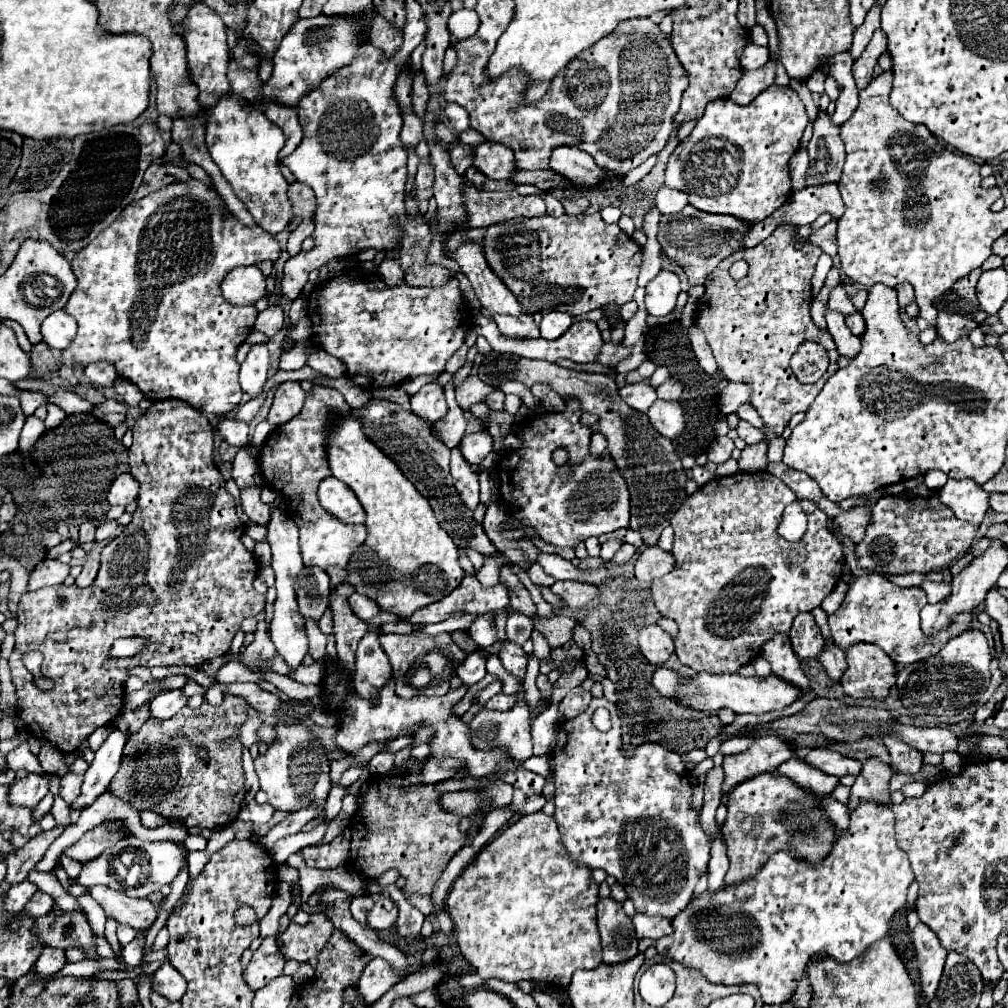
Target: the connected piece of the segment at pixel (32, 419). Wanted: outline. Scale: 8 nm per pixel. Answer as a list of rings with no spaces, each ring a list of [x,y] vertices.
[[[29,416],[23,432],[21,432],[21,440],[19,440],[19,450],[31,450],[31,446],[37,442],[37,438],[45,432],[45,424],[43,420],[39,420],[37,416]]]

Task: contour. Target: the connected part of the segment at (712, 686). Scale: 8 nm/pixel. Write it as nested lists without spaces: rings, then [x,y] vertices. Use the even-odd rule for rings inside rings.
[[[657,666],[653,674],[653,686],[663,694],[665,698],[671,698],[675,702],[681,702],[687,708],[705,712],[705,714],[717,714],[721,708],[731,708],[735,714],[765,714],[765,712],[775,712],[787,708],[791,702],[799,698],[799,690],[795,686],[787,686],[785,680],[777,676],[767,676],[767,678],[745,678],[741,674],[713,674],[713,672],[699,672],[689,678],[689,682],[681,684],[679,676],[675,670]]]

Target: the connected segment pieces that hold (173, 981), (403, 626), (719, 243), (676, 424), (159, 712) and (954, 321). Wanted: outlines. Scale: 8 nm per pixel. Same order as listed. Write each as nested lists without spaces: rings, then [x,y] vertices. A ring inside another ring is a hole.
[[[165,962],[155,974],[153,974],[153,990],[165,996],[169,1002],[179,1002],[187,990],[187,982],[183,976],[179,976],[177,970],[169,962]]]
[[[393,622],[393,624],[385,624],[381,626],[383,632],[397,632],[397,634],[411,634],[413,632],[413,624],[409,622]]]
[[[687,204],[679,214],[661,218],[657,242],[661,244],[661,250],[669,258],[679,258],[679,262],[687,262],[685,274],[687,274],[691,286],[703,286],[709,272],[723,258],[727,258],[731,254],[731,250],[735,252],[739,248],[739,240],[743,238],[743,234],[749,228],[751,226],[743,226],[737,218],[723,216],[723,214],[721,216],[707,214],[707,212],[701,212],[701,210]]]
[[[655,400],[655,404],[649,408],[647,412],[651,424],[655,426],[655,430],[659,430],[659,434],[663,434],[665,438],[677,438],[685,426],[683,422],[683,410],[679,406],[679,402],[671,402],[671,400]]]
[[[169,690],[165,694],[159,694],[151,702],[149,712],[151,712],[151,718],[167,720],[167,718],[173,718],[185,704],[187,704],[187,698],[183,696],[181,690]]]
[[[939,312],[937,316],[937,334],[945,342],[955,342],[961,336],[969,336],[971,330],[975,330],[979,324],[973,318],[959,316],[953,312]]]

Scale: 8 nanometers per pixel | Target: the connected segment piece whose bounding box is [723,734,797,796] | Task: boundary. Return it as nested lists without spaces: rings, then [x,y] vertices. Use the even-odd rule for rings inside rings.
[[[769,734],[755,738],[755,742],[741,754],[725,756],[723,770],[725,770],[725,782],[723,782],[723,796],[727,796],[737,784],[765,772],[777,770],[783,762],[787,762],[797,752],[791,744],[781,742],[779,736]]]

